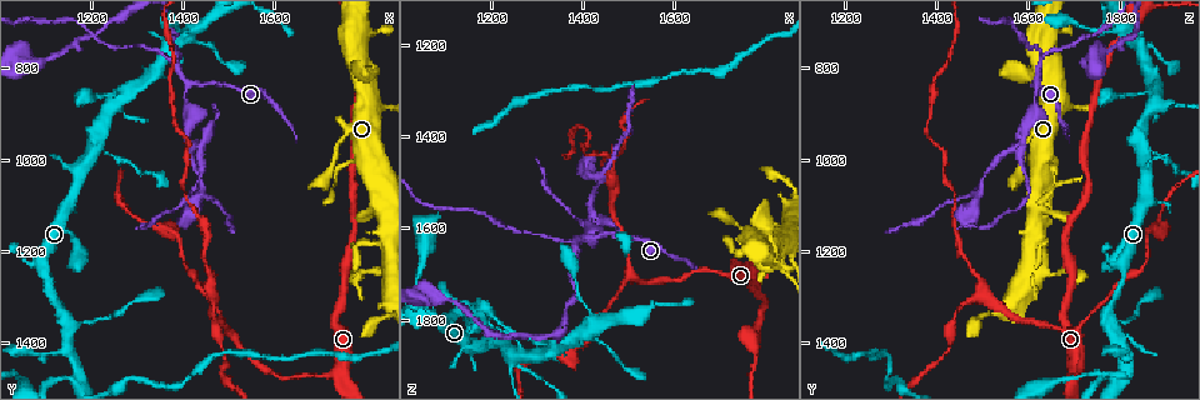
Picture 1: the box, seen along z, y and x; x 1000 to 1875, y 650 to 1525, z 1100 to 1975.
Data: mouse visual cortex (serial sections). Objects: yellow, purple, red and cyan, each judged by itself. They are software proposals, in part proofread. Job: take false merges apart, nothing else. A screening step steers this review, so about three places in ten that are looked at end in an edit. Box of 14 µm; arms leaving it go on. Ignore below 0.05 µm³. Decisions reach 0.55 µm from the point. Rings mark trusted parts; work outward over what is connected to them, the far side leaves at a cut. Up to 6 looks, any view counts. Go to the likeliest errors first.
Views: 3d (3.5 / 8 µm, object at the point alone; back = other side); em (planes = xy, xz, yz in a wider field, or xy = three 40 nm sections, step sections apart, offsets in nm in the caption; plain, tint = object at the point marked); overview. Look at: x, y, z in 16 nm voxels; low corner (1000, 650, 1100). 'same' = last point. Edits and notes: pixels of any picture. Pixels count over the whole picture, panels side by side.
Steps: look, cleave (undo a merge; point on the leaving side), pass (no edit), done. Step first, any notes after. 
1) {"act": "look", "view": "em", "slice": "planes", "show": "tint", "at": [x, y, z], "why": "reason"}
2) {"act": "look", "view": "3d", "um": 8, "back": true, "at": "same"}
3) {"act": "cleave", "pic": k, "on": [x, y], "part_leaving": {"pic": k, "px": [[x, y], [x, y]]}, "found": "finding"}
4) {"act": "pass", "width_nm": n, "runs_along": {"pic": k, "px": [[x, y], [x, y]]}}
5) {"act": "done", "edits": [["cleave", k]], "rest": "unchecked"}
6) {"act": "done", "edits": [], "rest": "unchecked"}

{"act": "look", "view": "em", "slice": "xy", "step": 2, "show": "tint", "at": [1420, 835, 1625], "why": "branch point"}

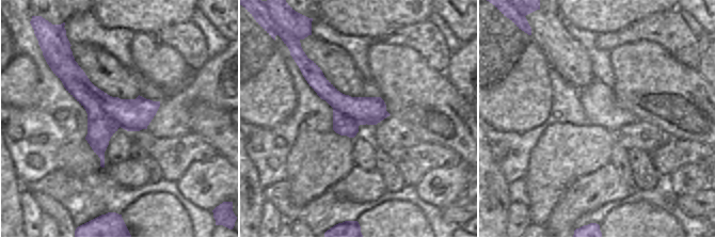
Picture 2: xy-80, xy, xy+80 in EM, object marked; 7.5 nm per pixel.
{"act": "look", "view": "3d", "um": 3.5, "at": "same"}

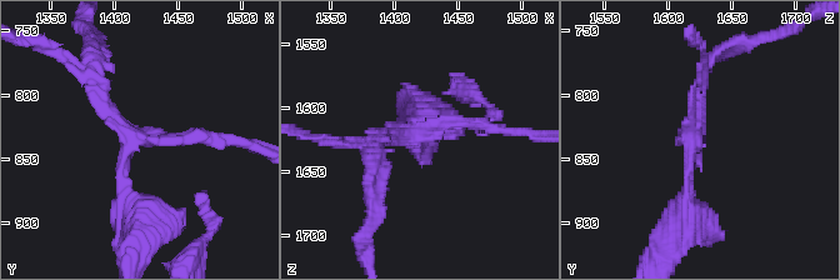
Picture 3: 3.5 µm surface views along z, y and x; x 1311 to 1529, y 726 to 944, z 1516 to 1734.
{"act": "cleave", "pic": 3, "on": [376, 185], "arms": 3, "part_leaving": {"pic": 3, "px": [[395, 135], [371, 141], [371, 195]]}, "found": "a second cell is stuck on"}

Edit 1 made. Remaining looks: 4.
{"act": "look", "view": "overview"}

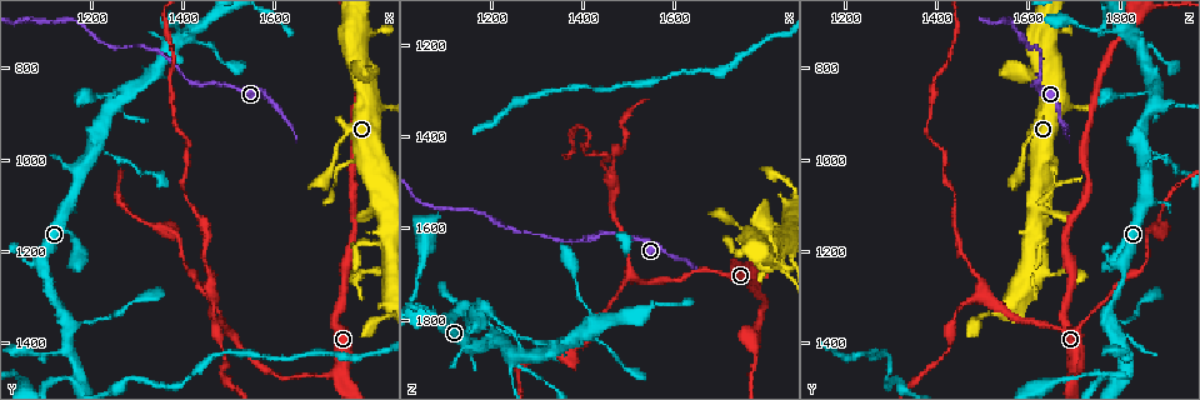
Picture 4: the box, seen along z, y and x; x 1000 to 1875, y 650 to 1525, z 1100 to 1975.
{"act": "look", "view": "3d", "um": 8, "back": true, "at": [1690, 1475, 1690], "why": "calibre changes"}

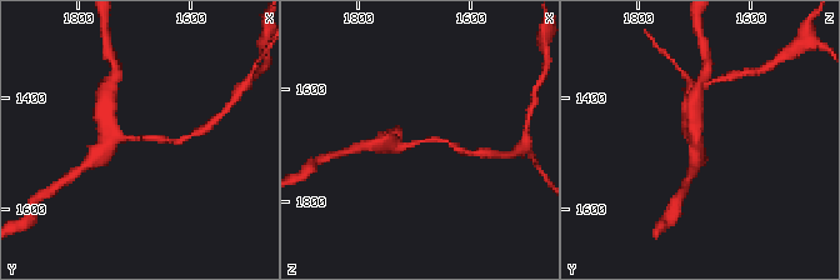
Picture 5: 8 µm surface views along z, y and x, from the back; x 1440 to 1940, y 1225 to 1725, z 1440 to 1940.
{"act": "look", "view": "3d", "um": 3.5, "at": [1695, 1475, 1695]}

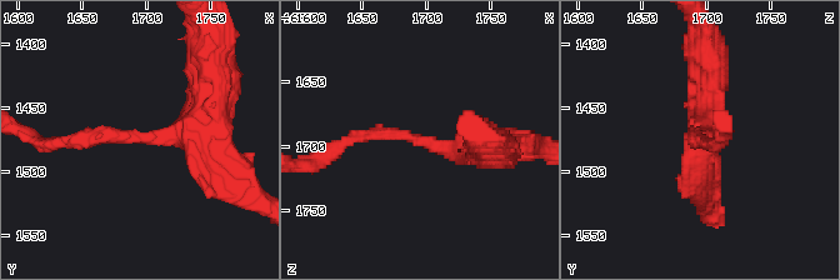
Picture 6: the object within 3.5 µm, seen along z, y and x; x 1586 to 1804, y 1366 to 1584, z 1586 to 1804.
{"act": "look", "view": "em", "slice": "xy", "step": 2, "show": "tint", "at": [1694, 1474, 1696], "arm_widths_nm": [150, 400]}

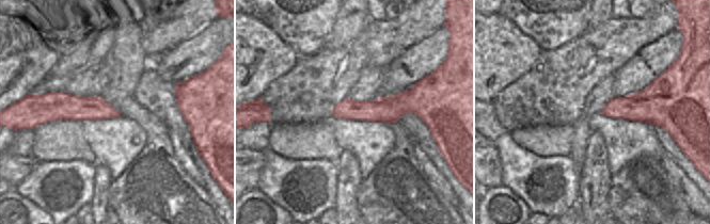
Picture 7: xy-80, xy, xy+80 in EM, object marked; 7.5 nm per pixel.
{"act": "pass", "runs_along": {"pic": 6, "px": [[211, 106], [178, 134], [58, 141]]}, "found": "all the same cell"}

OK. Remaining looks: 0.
{"act": "done", "edits": [["cleave", 3]], "rest": "unchecked"}

